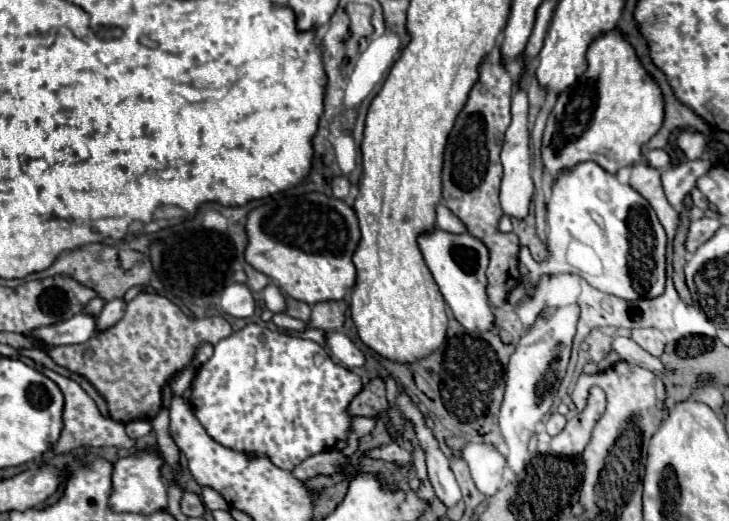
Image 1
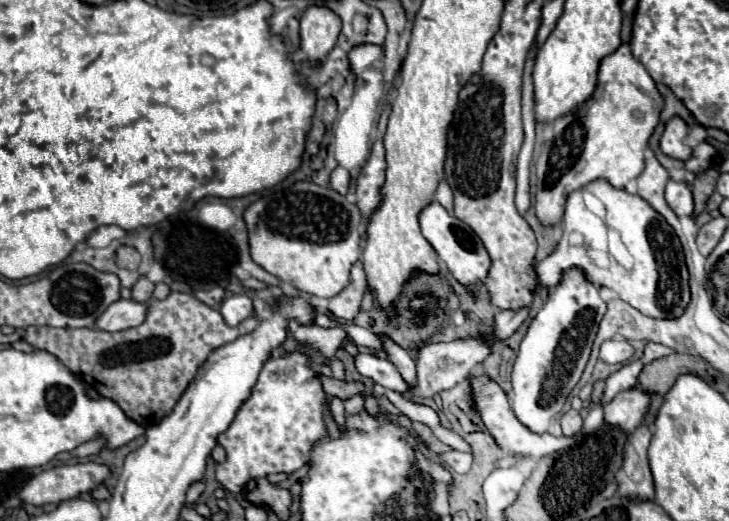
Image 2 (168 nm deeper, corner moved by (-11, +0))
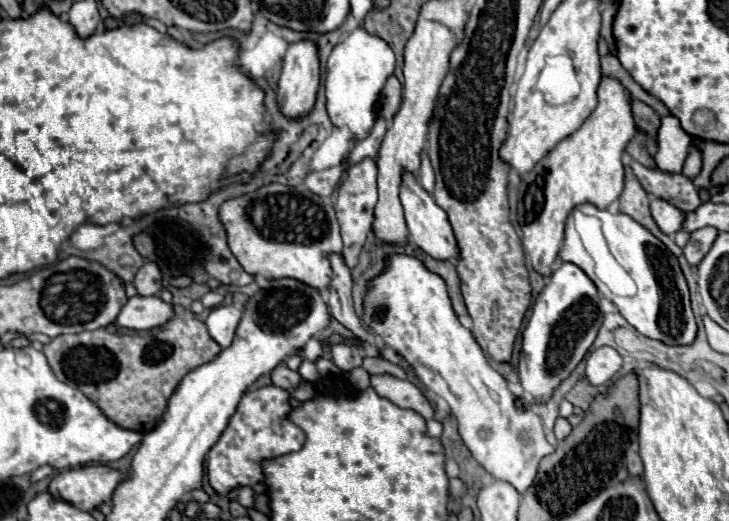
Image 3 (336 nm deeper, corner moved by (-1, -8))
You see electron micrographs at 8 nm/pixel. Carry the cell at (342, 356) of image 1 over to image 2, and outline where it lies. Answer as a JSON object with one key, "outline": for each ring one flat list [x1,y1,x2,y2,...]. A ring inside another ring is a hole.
{"outline":[[359,352,359,354,355,356,355,368,357,368,357,372,359,372,361,376,375,380,375,382,381,384,383,388,395,390,395,392,399,392,399,394,407,390,407,384,405,384,403,378,399,376,397,368,395,368,389,360,377,358,377,356,371,354,371,352]]}

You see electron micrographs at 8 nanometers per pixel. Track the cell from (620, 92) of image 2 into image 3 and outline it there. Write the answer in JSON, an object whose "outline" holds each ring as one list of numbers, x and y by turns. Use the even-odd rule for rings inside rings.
{"outline":[[603,78,599,86,599,104,591,116,561,140,519,184,519,230,523,234,525,254,531,268,541,276,551,276,551,264,557,260,563,244,563,228,569,212,579,204,593,204,605,210,623,190,621,154,635,136,631,114,631,96,615,78]]}

